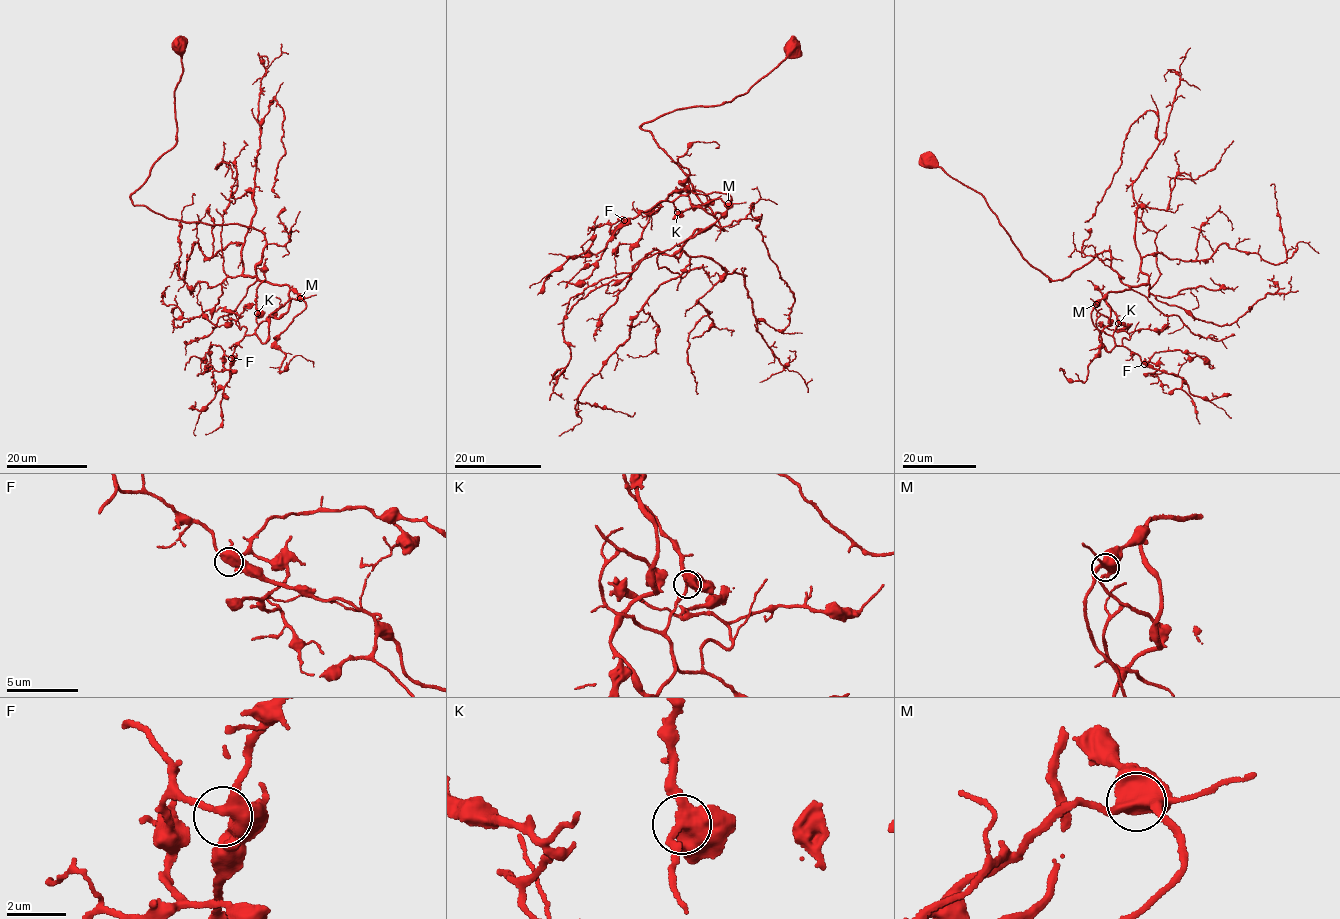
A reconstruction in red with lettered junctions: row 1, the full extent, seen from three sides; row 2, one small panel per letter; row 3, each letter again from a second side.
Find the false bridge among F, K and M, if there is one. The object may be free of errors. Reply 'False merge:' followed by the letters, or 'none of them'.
False merge: none of them

